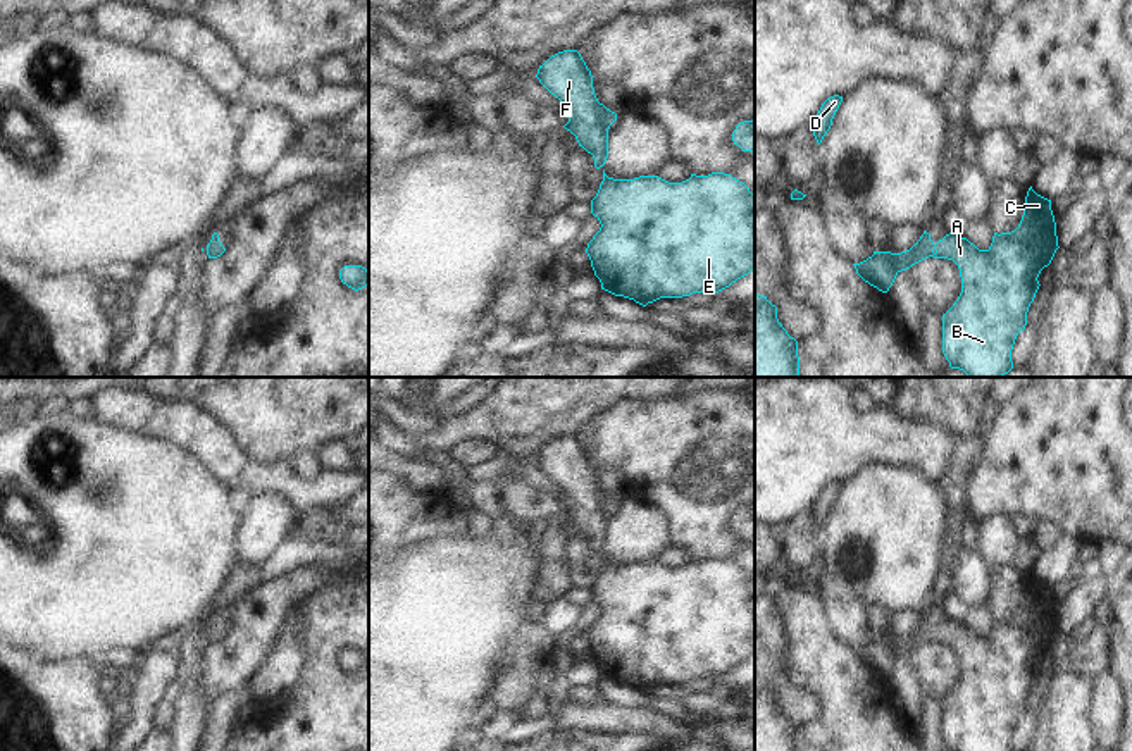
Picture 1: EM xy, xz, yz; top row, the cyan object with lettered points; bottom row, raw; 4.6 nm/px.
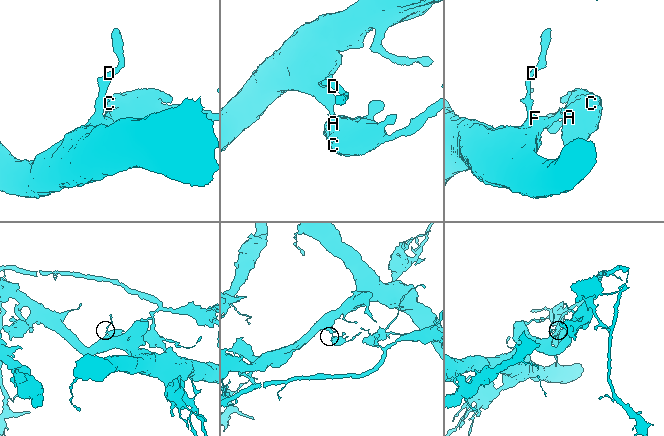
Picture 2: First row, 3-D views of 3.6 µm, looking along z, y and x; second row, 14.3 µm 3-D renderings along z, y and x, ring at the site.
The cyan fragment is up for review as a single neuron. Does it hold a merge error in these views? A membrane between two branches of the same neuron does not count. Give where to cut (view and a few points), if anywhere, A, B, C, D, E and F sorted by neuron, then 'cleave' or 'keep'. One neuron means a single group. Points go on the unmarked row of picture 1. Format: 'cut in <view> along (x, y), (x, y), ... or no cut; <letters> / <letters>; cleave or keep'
no cut; A B C D E F; keep

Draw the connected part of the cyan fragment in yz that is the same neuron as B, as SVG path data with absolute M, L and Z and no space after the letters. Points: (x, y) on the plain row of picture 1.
M1032 572L1027 577L1023 601L1011 618L994 618L987 636L979 636L956 618L934 629L924 617L920 625L906 637L874 637L872 642L853 649L856 660L887 679L896 661L911 651L934 642L953 646L960 655L961 679L942 701L942 739L949 751L1013 751L1011 735L1020 717L1027 711L1027 698L1039 675L1039 660L1048 653L1058 636L1056 608L1051 586L1037 580Z

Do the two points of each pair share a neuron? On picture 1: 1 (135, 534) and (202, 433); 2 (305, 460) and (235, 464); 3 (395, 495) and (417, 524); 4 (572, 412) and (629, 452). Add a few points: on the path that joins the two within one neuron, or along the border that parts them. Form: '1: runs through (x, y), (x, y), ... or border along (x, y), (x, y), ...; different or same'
1: border along (152, 436), (171, 440), (192, 450), (219, 477); different
2: border along (292, 465), (312, 481), (326, 472); different
3: runs through (395, 502), (410, 517); same
4: border along (621, 400), (590, 419), (576, 434); different

